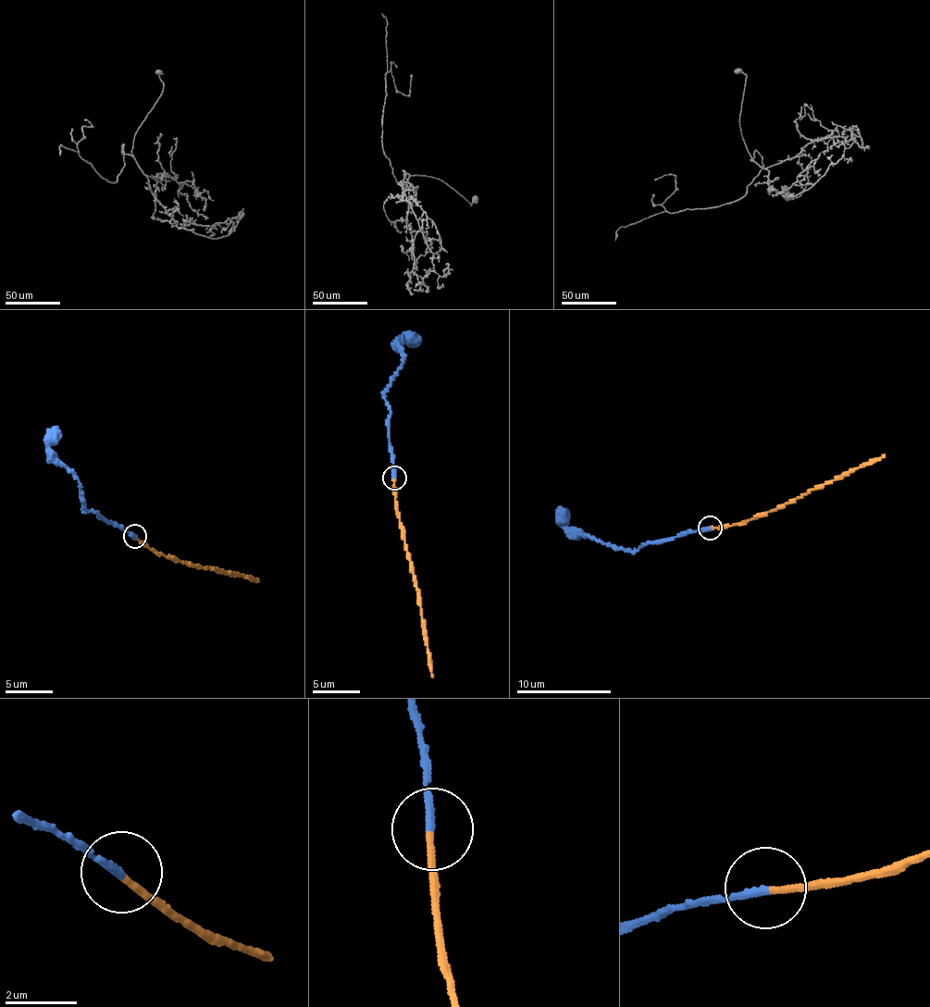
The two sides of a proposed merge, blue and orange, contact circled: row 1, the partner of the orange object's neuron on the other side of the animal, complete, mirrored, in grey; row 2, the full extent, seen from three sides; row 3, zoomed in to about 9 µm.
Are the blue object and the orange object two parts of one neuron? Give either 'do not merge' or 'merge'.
merge

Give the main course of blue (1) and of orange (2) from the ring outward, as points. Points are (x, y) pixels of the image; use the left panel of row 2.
1: (135, 536), (95, 512), (82, 508), (76, 478), (49, 448), (56, 426)
2: (135, 536), (154, 552), (190, 566), (215, 568), (231, 576), (258, 579)

